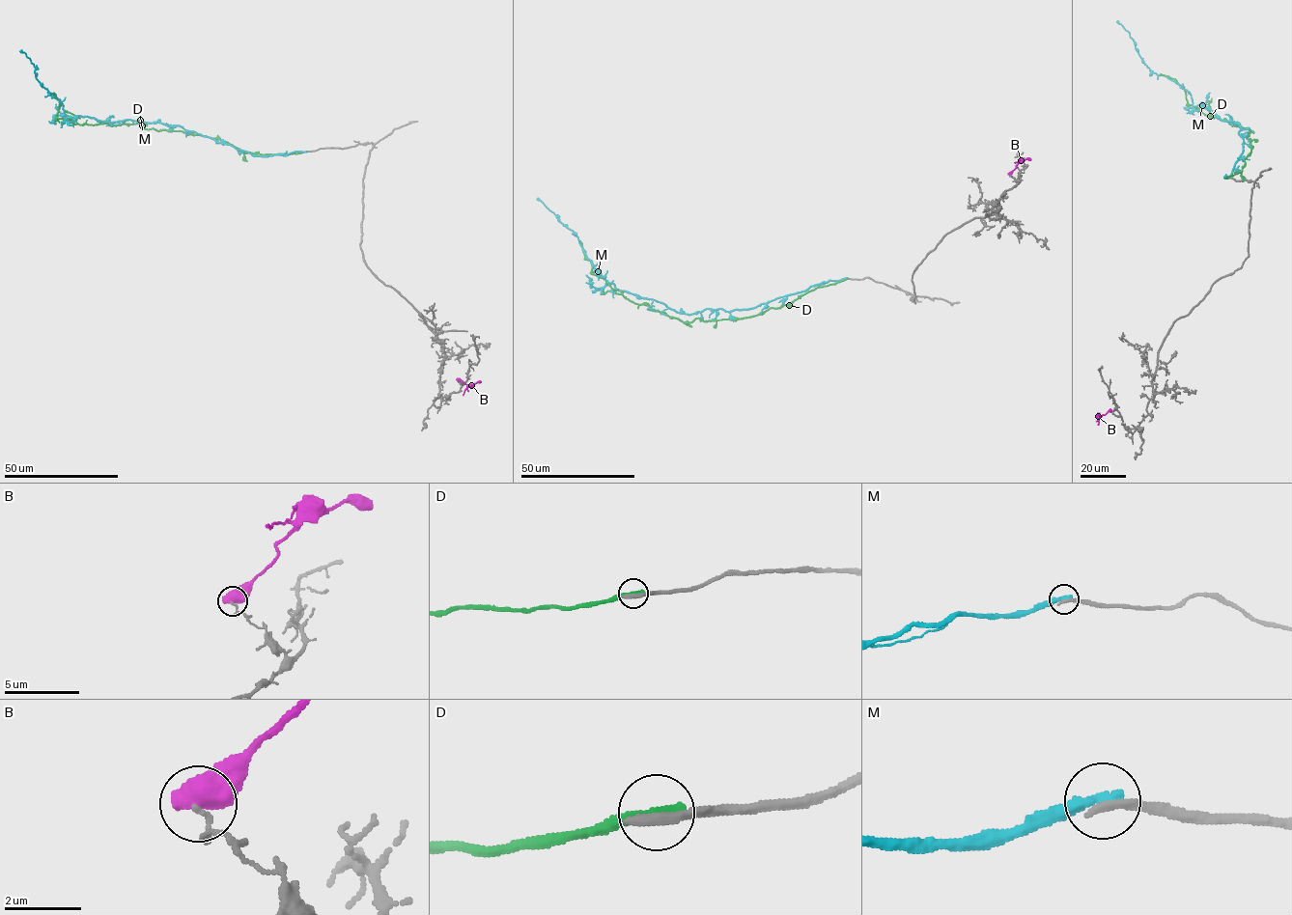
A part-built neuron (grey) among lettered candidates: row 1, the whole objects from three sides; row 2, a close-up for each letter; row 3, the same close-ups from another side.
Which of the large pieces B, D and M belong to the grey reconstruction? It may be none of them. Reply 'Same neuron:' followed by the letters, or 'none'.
Same neuron: none

